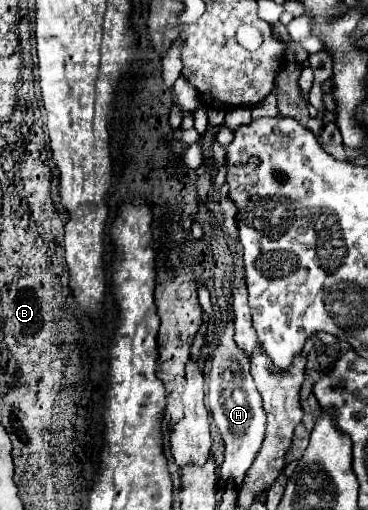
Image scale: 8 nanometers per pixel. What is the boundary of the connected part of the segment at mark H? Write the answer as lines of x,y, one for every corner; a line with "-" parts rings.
227,326
221,344
215,350
211,372
209,372
209,410
213,414
213,420
223,436
225,442
225,460
219,470
219,480
229,482
233,480
233,486
237,492
241,490
243,478
247,470
251,468
257,452
261,450
261,444
265,440
265,424
267,416
261,404
261,396
253,384
253,378
249,374
249,358
237,348
233,340
233,326

